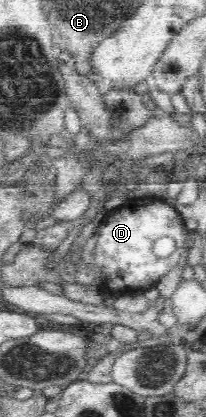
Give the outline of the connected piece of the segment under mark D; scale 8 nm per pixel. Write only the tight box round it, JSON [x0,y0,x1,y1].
[77,196,185,295]

